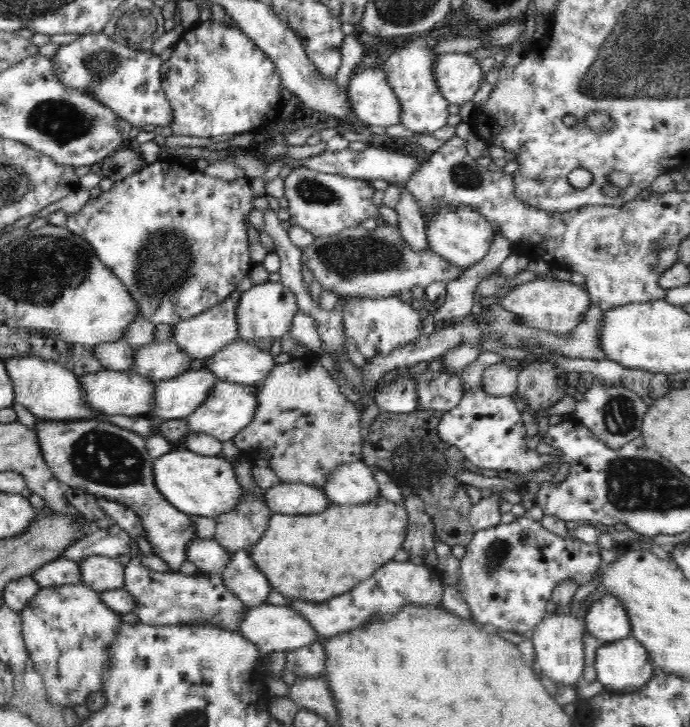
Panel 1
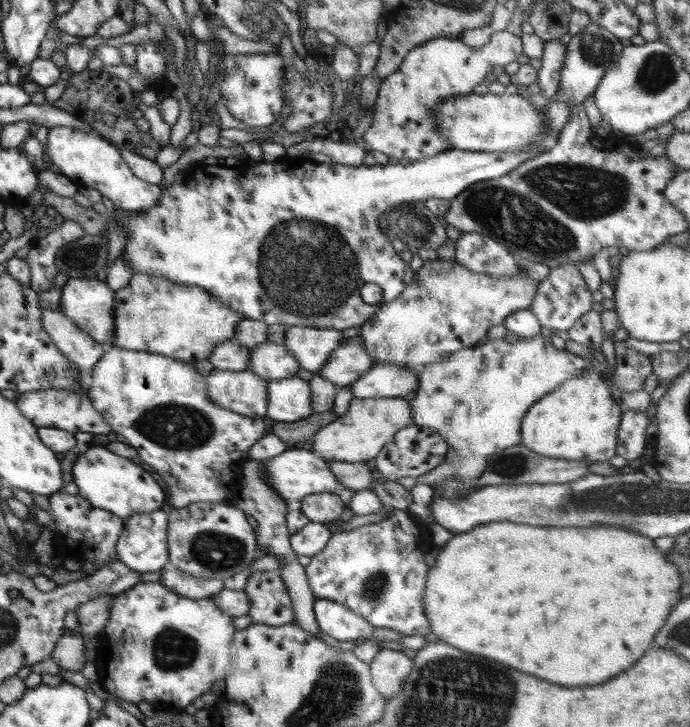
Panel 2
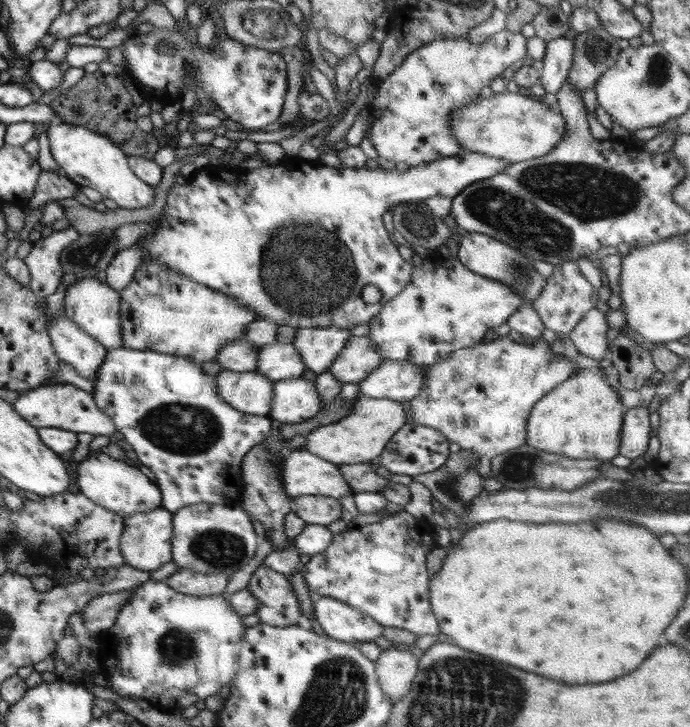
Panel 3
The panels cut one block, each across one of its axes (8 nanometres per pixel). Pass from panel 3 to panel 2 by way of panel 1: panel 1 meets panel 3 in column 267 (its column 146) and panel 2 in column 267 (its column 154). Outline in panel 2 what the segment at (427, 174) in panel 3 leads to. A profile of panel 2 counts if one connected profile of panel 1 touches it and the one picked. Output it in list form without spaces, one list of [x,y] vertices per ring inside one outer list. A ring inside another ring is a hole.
[[[590,23],[586,28],[583,28],[578,34],[571,36],[571,42],[567,44],[567,53],[565,61],[560,71],[560,80],[557,94],[552,98],[547,106],[543,108],[544,117],[546,117],[546,125],[548,125],[548,138],[546,142],[538,148],[532,148],[530,150],[522,150],[522,152],[506,152],[502,154],[496,154],[496,152],[470,152],[466,150],[450,150],[450,152],[440,152],[432,158],[422,159],[418,161],[411,161],[410,164],[402,166],[400,164],[386,164],[377,166],[358,166],[350,167],[344,164],[330,164],[324,163],[318,166],[318,163],[306,162],[302,168],[288,168],[288,174],[284,172],[284,166],[278,162],[270,163],[263,161],[257,164],[255,167],[250,167],[248,172],[244,172],[240,176],[240,184],[238,184],[238,174],[235,169],[228,170],[228,165],[224,168],[220,166],[208,166],[205,163],[198,163],[194,165],[191,171],[187,174],[186,181],[182,184],[172,184],[166,190],[161,192],[161,198],[153,206],[147,209],[145,213],[141,215],[130,215],[129,217],[120,217],[115,221],[107,224],[107,230],[102,230],[103,236],[108,235],[114,228],[120,228],[125,226],[127,228],[127,239],[124,245],[124,252],[122,257],[130,263],[130,269],[136,274],[153,274],[154,276],[163,276],[170,280],[175,280],[178,284],[194,284],[200,286],[204,290],[207,290],[209,294],[215,296],[220,302],[223,302],[226,306],[229,306],[234,312],[243,314],[246,319],[259,320],[265,322],[268,325],[271,324],[283,324],[287,327],[312,327],[312,328],[335,328],[336,330],[343,331],[346,328],[352,328],[352,326],[359,326],[364,324],[365,320],[369,319],[383,304],[388,304],[391,300],[397,298],[397,296],[413,281],[414,271],[410,269],[410,265],[404,263],[401,260],[399,254],[397,254],[393,248],[392,243],[387,240],[386,230],[381,230],[377,227],[378,218],[382,214],[386,214],[390,207],[416,201],[428,201],[430,198],[441,197],[442,199],[451,201],[460,195],[468,186],[473,183],[481,182],[482,180],[496,179],[500,176],[508,175],[508,173],[520,165],[526,163],[528,160],[532,160],[542,154],[542,151],[546,153],[550,151],[557,142],[562,129],[566,127],[568,118],[570,118],[571,106],[573,102],[576,104],[582,104],[588,96],[593,96],[594,91],[600,79],[605,75],[605,72],[615,63],[617,57],[623,46],[620,40],[614,36],[609,30],[606,30],[603,26]],[[366,282],[374,282],[382,288],[382,300],[377,304],[367,304],[360,297],[360,288],[366,284]]]

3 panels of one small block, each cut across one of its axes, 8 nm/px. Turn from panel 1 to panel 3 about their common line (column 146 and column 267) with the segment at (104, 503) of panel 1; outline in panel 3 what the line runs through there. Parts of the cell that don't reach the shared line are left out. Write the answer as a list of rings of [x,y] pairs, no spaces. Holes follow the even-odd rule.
[[[269,538],[258,542],[255,555],[244,568],[232,573],[224,593],[194,597],[184,595],[173,590],[171,586],[162,582],[149,580],[138,585],[130,600],[122,606],[114,626],[109,631],[116,634],[116,640],[124,640],[124,650],[120,652],[118,664],[110,672],[110,686],[112,692],[122,697],[136,696],[147,700],[151,707],[158,710],[184,710],[207,696],[217,694],[218,690],[230,684],[233,676],[238,672],[238,650],[240,639],[244,638],[246,628],[243,618],[236,615],[230,607],[230,596],[247,588],[252,573],[261,565],[264,557],[273,551],[273,541]]]

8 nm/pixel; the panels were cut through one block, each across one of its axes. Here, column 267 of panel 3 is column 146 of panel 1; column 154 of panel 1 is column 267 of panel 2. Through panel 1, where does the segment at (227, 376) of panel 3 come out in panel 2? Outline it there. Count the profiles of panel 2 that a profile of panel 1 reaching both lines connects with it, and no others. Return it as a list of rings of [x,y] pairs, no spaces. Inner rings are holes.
[[[246,369],[240,372],[214,370],[204,377],[208,399],[225,410],[246,417],[264,417],[268,402],[268,380]]]

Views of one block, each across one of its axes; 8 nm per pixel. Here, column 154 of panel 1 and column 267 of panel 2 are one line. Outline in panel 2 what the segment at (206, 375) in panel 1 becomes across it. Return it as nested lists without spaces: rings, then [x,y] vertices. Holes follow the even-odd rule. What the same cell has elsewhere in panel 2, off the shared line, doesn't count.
[[[298,376],[268,380],[268,402],[265,416],[282,422],[296,422],[312,414],[309,381]]]

